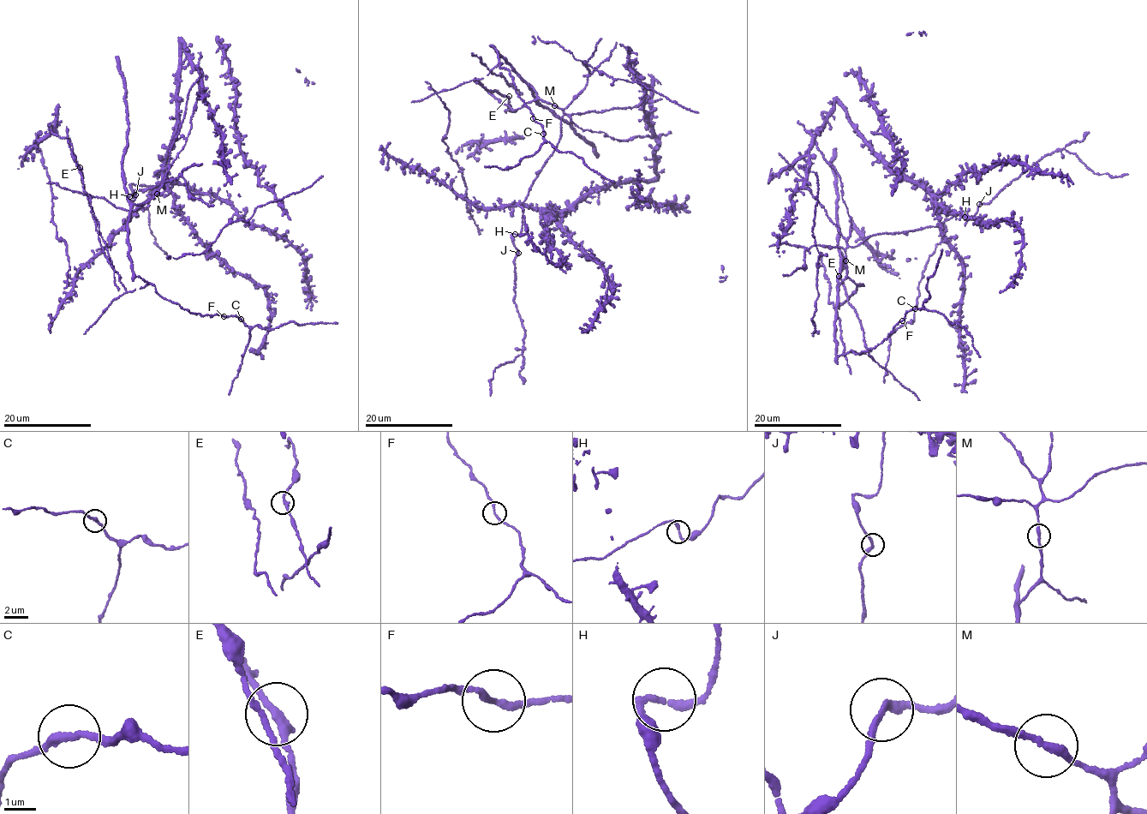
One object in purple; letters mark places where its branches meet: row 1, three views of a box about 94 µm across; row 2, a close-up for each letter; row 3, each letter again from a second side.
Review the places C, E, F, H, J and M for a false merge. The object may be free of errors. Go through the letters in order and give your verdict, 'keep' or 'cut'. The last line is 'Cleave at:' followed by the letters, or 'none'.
C: keep
E: keep
F: keep
H: keep
J: keep
M: keep
Cleave at: none

